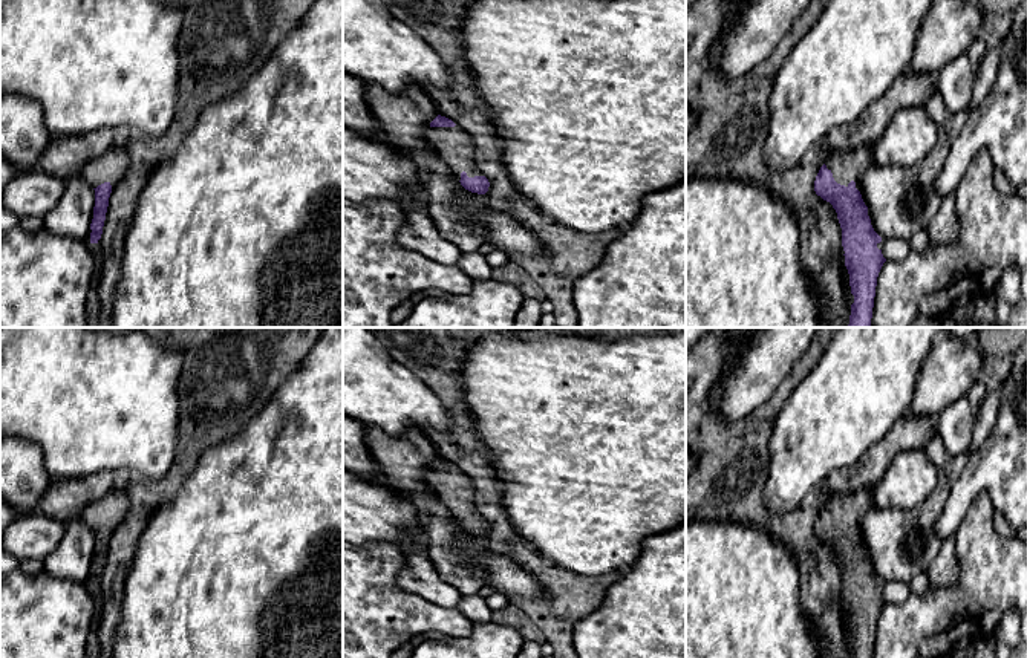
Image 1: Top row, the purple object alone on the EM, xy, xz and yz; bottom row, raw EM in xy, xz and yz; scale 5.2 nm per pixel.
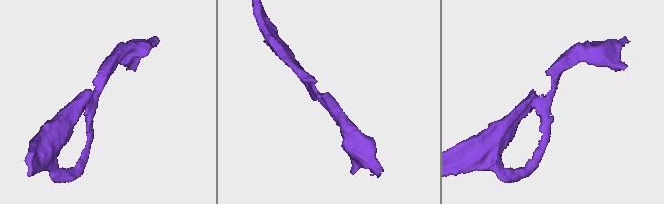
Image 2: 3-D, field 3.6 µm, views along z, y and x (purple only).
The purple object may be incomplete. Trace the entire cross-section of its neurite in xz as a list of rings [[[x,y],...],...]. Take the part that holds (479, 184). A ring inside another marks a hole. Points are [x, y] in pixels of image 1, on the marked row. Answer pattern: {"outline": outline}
{"outline": [[[438,115],[430,122],[427,141],[465,190],[478,194],[488,191],[490,182],[478,168],[474,158],[479,142],[470,133]]]}

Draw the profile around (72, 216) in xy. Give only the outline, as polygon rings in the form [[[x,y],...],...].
[[[75,176],[66,182],[58,204],[43,217],[44,230],[57,236],[84,240],[89,233],[95,207],[92,184]]]

